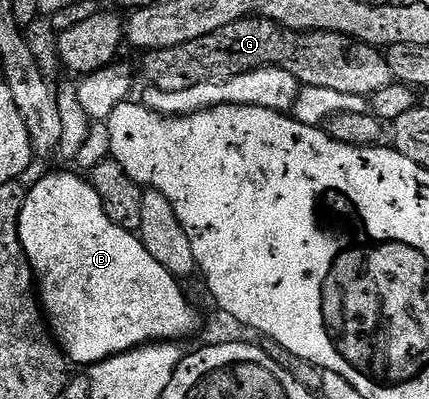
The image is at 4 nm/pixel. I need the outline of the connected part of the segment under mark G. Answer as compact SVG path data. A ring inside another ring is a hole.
M247 16L232 24L224 24L224 28L208 32L208 36L197 38L188 44L149 51L143 57L146 58L142 62L143 76L151 82L154 90L162 90L165 94L184 92L188 88L196 88L196 84L230 82L236 76L244 76L254 70L265 70L268 66L278 66L287 70L302 86L332 88L336 92L363 96L371 96L396 82L383 51L369 42L360 42L348 34L334 34L331 30L290 30L287 26L274 22L269 16L254 17Z

